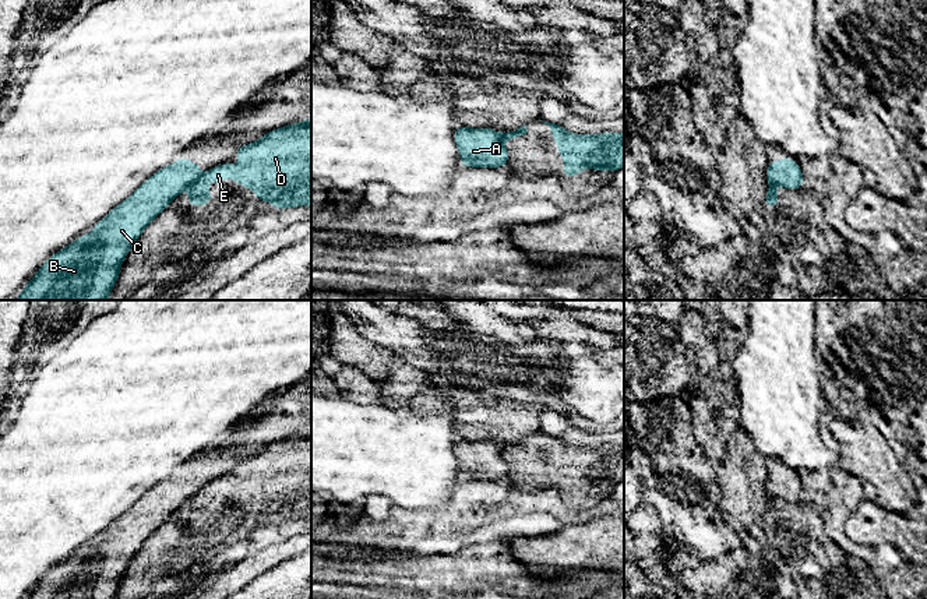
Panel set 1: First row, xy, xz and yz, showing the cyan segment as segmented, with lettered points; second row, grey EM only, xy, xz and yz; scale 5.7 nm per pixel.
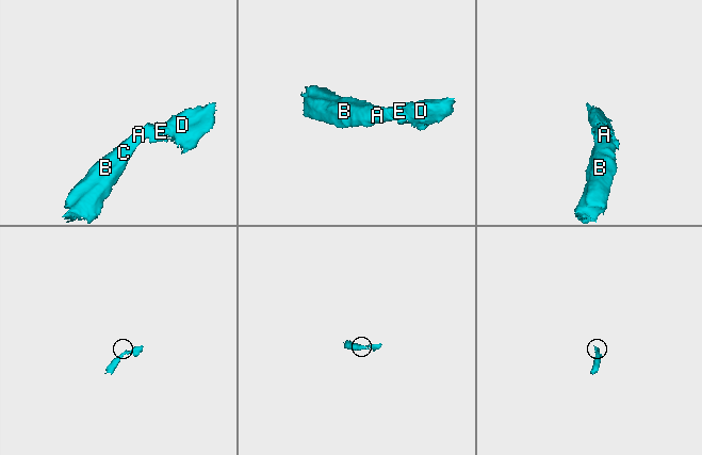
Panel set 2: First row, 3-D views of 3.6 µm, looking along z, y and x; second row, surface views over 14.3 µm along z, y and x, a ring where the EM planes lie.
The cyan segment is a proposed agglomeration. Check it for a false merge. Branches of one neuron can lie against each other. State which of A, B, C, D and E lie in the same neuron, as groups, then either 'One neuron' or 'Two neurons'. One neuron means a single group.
Groups: A B C / D E. Two neurons

